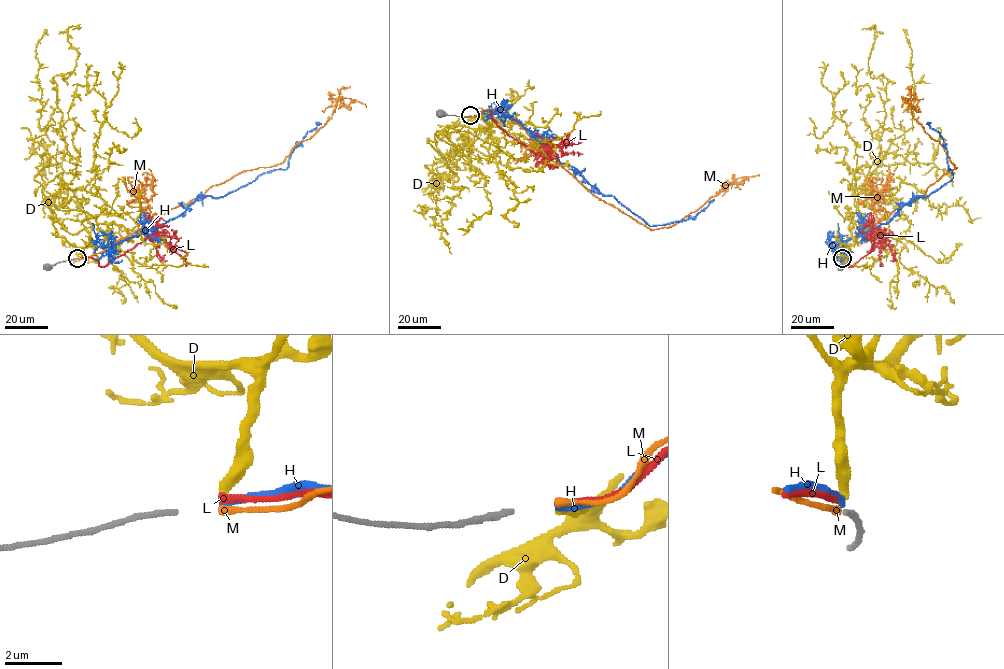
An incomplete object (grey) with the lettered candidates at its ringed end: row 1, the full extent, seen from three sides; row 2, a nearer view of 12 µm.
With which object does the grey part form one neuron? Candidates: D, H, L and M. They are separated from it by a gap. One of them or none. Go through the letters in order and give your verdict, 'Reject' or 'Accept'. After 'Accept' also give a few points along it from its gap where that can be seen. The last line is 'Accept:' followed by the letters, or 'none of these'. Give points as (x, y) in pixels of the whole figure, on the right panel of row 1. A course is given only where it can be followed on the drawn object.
D: Reject
H: Reject
L: Reject
M: Accept. Its course: (842, 258), (835, 252), (841, 244), (921, 197), (956, 167), (913, 118), (910, 100), (905, 98), (901, 106)
Accept: M

